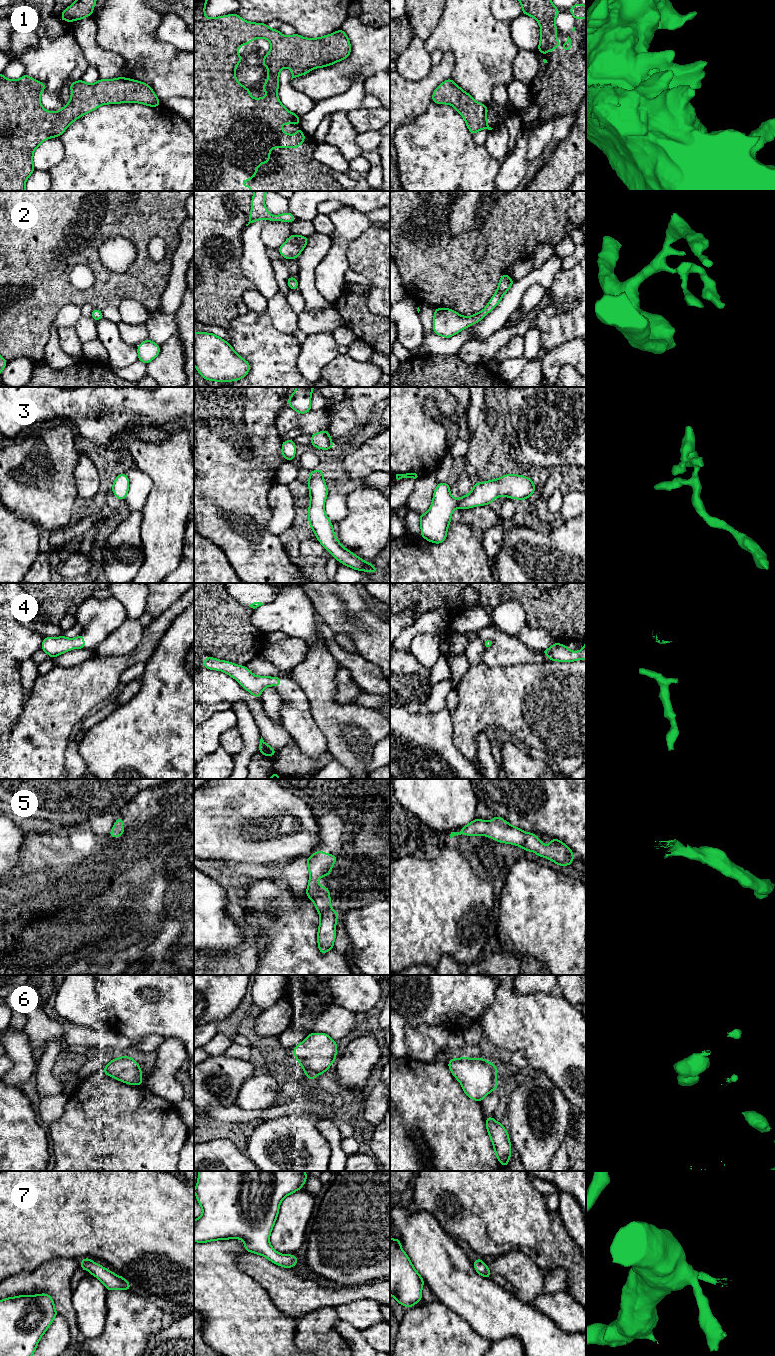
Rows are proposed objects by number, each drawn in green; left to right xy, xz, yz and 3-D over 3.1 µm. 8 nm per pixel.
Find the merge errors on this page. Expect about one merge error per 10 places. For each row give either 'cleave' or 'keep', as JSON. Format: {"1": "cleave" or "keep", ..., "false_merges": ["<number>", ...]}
{"1": "keep", "2": "keep", "3": "keep", "4": "keep", "5": "keep", "6": "keep", "7": "keep", "false_merges": []}

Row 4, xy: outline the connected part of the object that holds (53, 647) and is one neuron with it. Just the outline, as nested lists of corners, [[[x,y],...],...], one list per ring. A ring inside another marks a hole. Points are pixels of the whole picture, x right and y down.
[[[82,634],[74,639],[69,639],[66,636],[57,638],[45,637],[41,645],[41,649],[45,651],[50,658],[54,658],[74,648],[85,649],[84,636]]]

